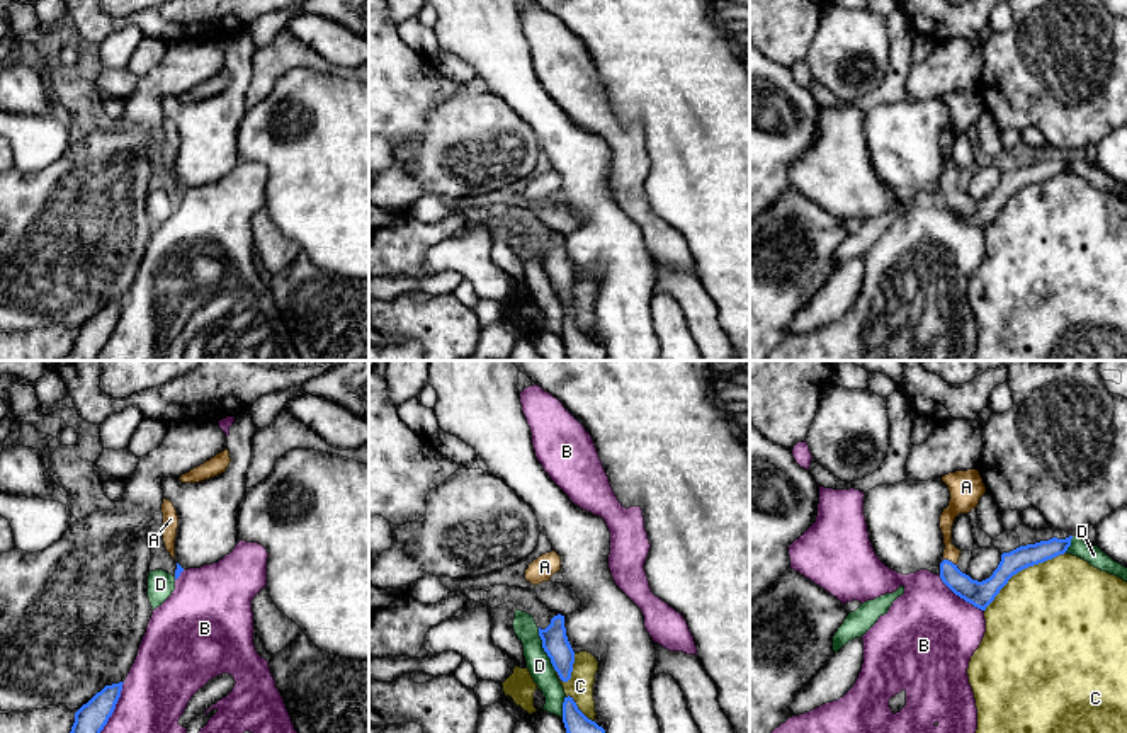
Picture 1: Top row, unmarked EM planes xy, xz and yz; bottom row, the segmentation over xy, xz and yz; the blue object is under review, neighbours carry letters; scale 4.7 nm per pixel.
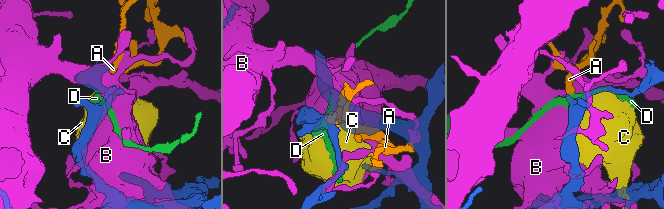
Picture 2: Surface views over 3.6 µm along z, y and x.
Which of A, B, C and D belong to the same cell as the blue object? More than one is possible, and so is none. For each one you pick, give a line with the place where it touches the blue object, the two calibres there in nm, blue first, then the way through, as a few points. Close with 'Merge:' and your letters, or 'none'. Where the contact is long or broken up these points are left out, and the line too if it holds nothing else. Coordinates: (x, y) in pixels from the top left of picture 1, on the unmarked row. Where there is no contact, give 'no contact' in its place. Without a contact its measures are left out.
A: yz (951, 181) | 120/70 nm | across yz (979, 213), (951, 189), (951, 181), (947, 162), (949, 133)
Merge: A

